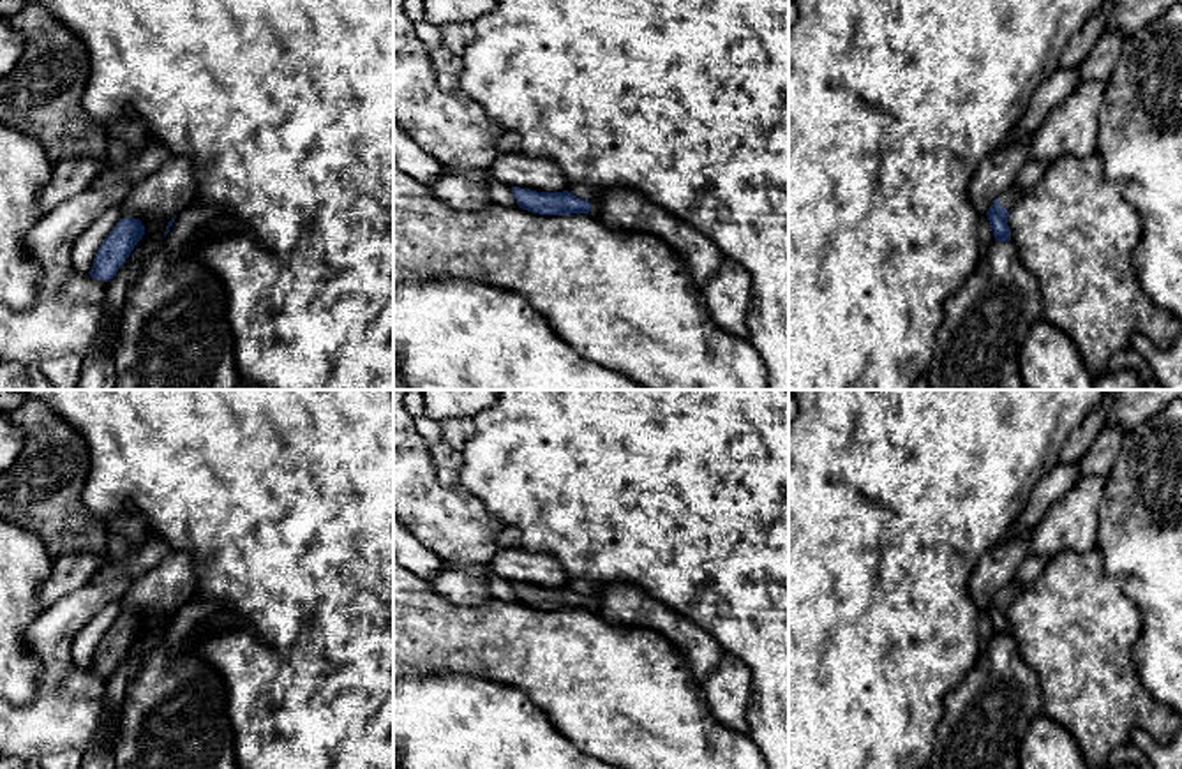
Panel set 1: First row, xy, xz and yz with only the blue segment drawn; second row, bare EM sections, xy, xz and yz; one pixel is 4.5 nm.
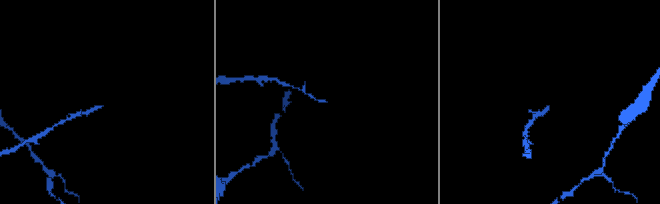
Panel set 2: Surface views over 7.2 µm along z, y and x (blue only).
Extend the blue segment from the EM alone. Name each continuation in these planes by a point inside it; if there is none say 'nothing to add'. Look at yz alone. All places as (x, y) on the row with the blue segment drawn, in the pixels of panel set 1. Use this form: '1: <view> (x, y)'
1: yz (1011, 196)

